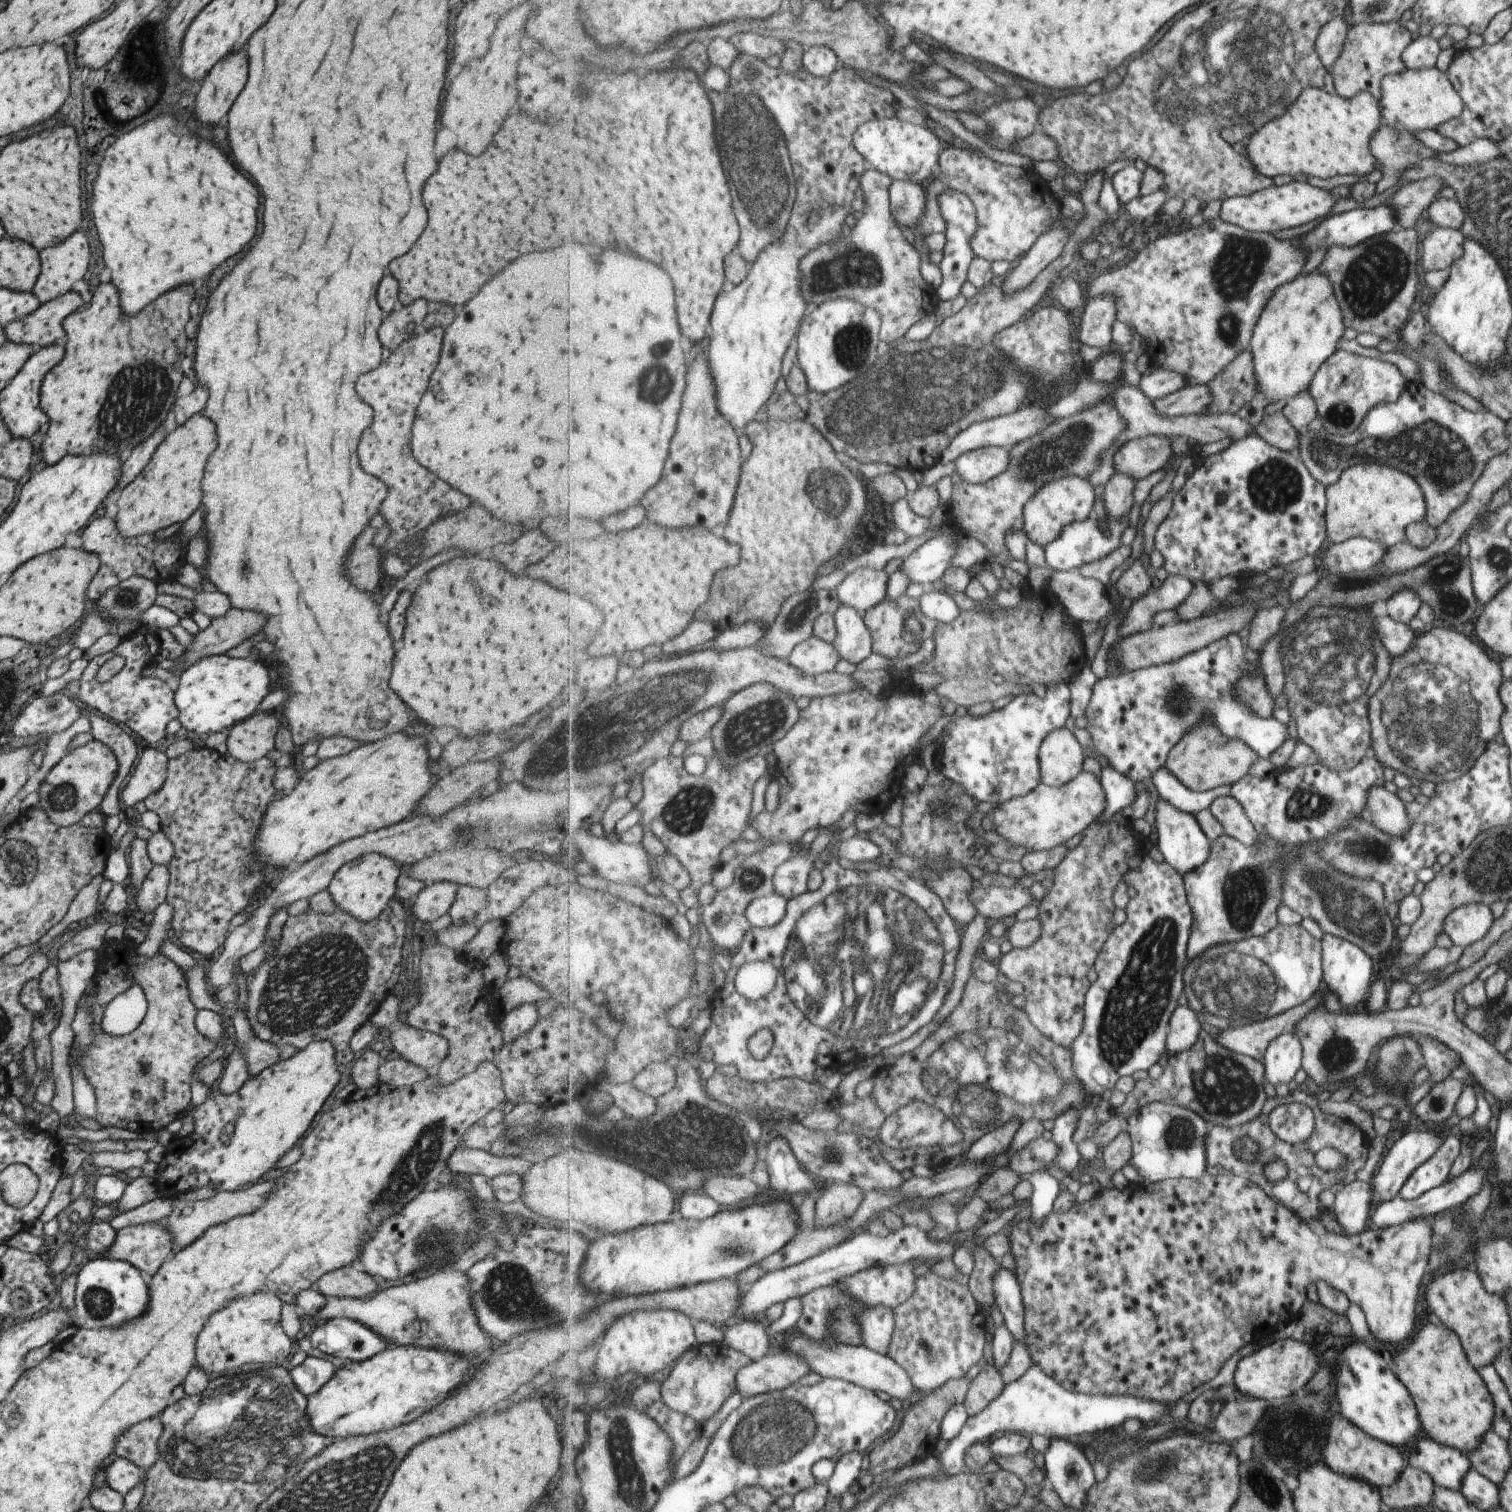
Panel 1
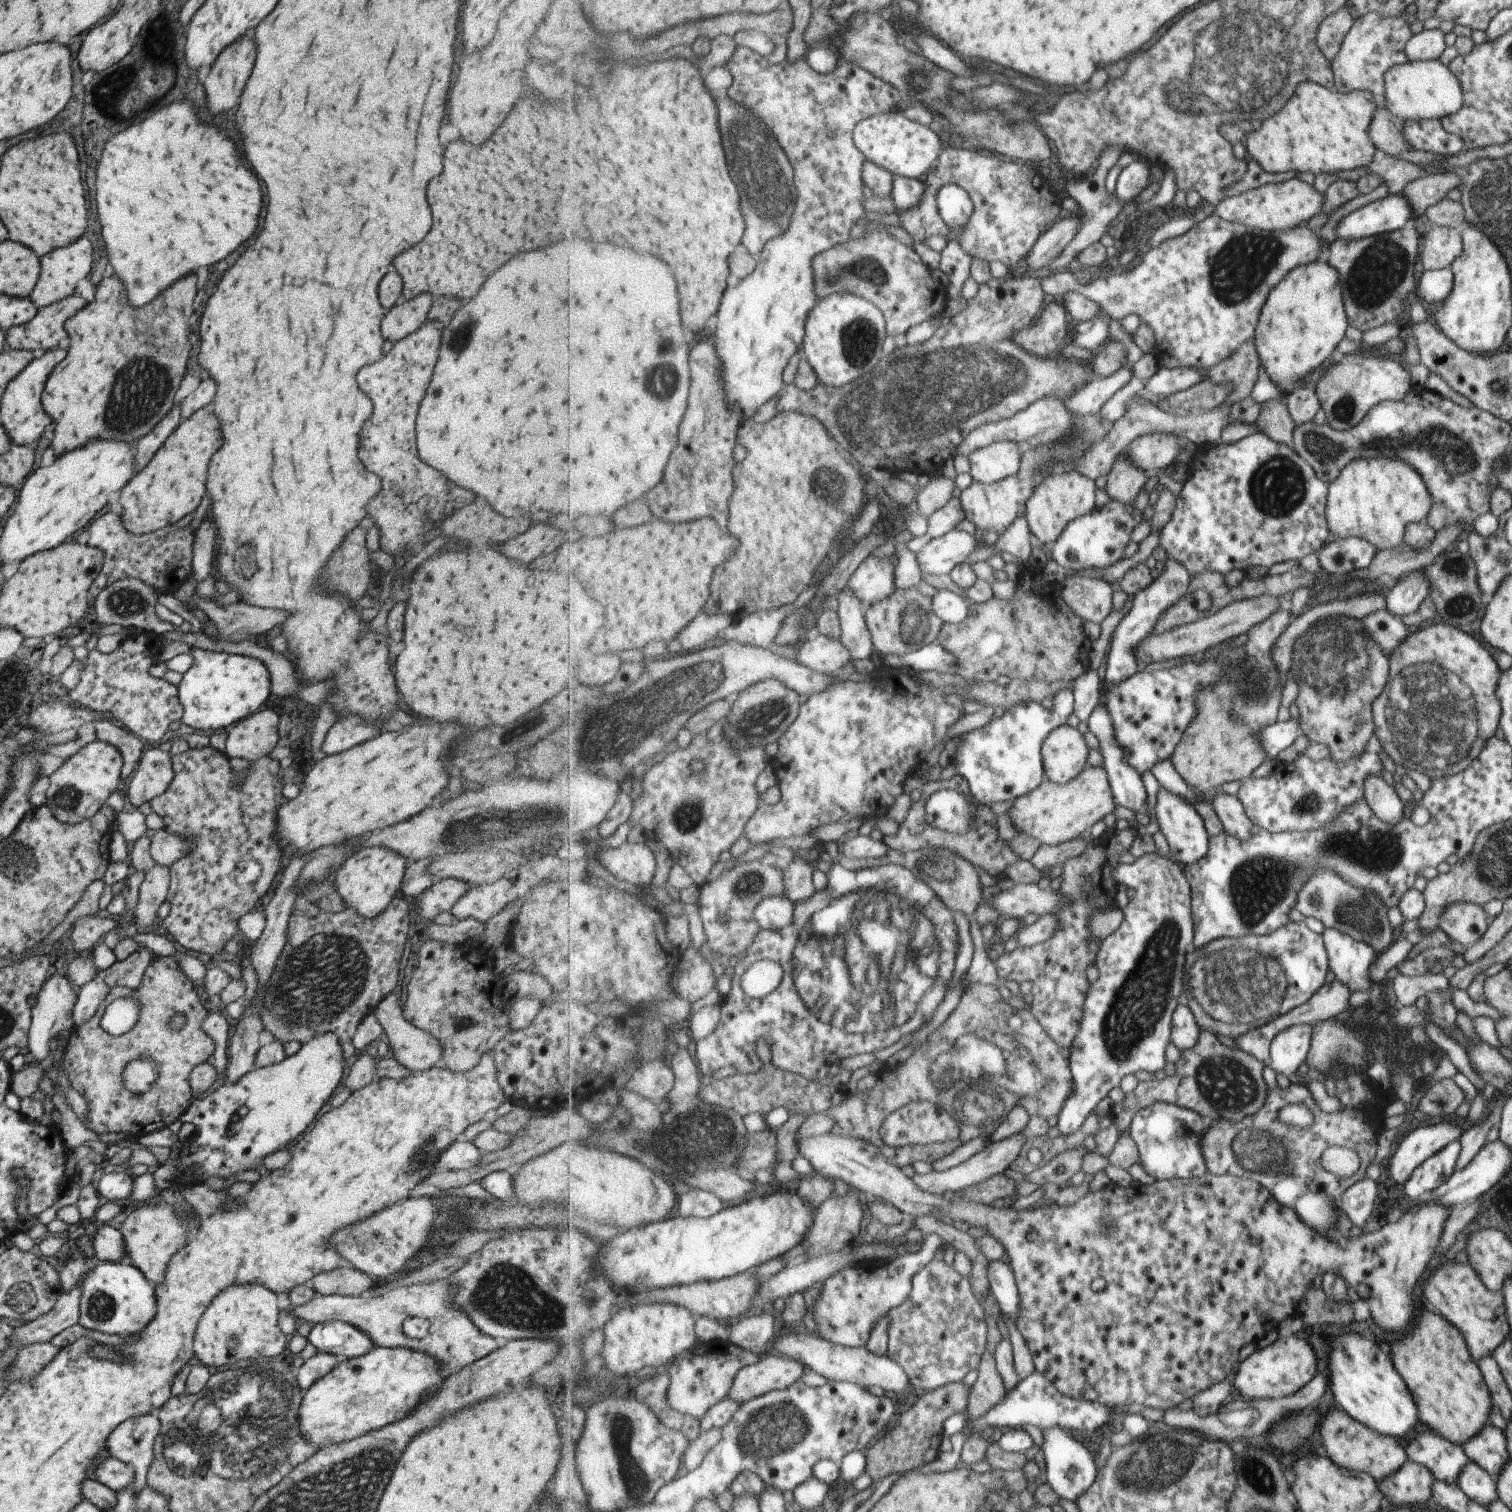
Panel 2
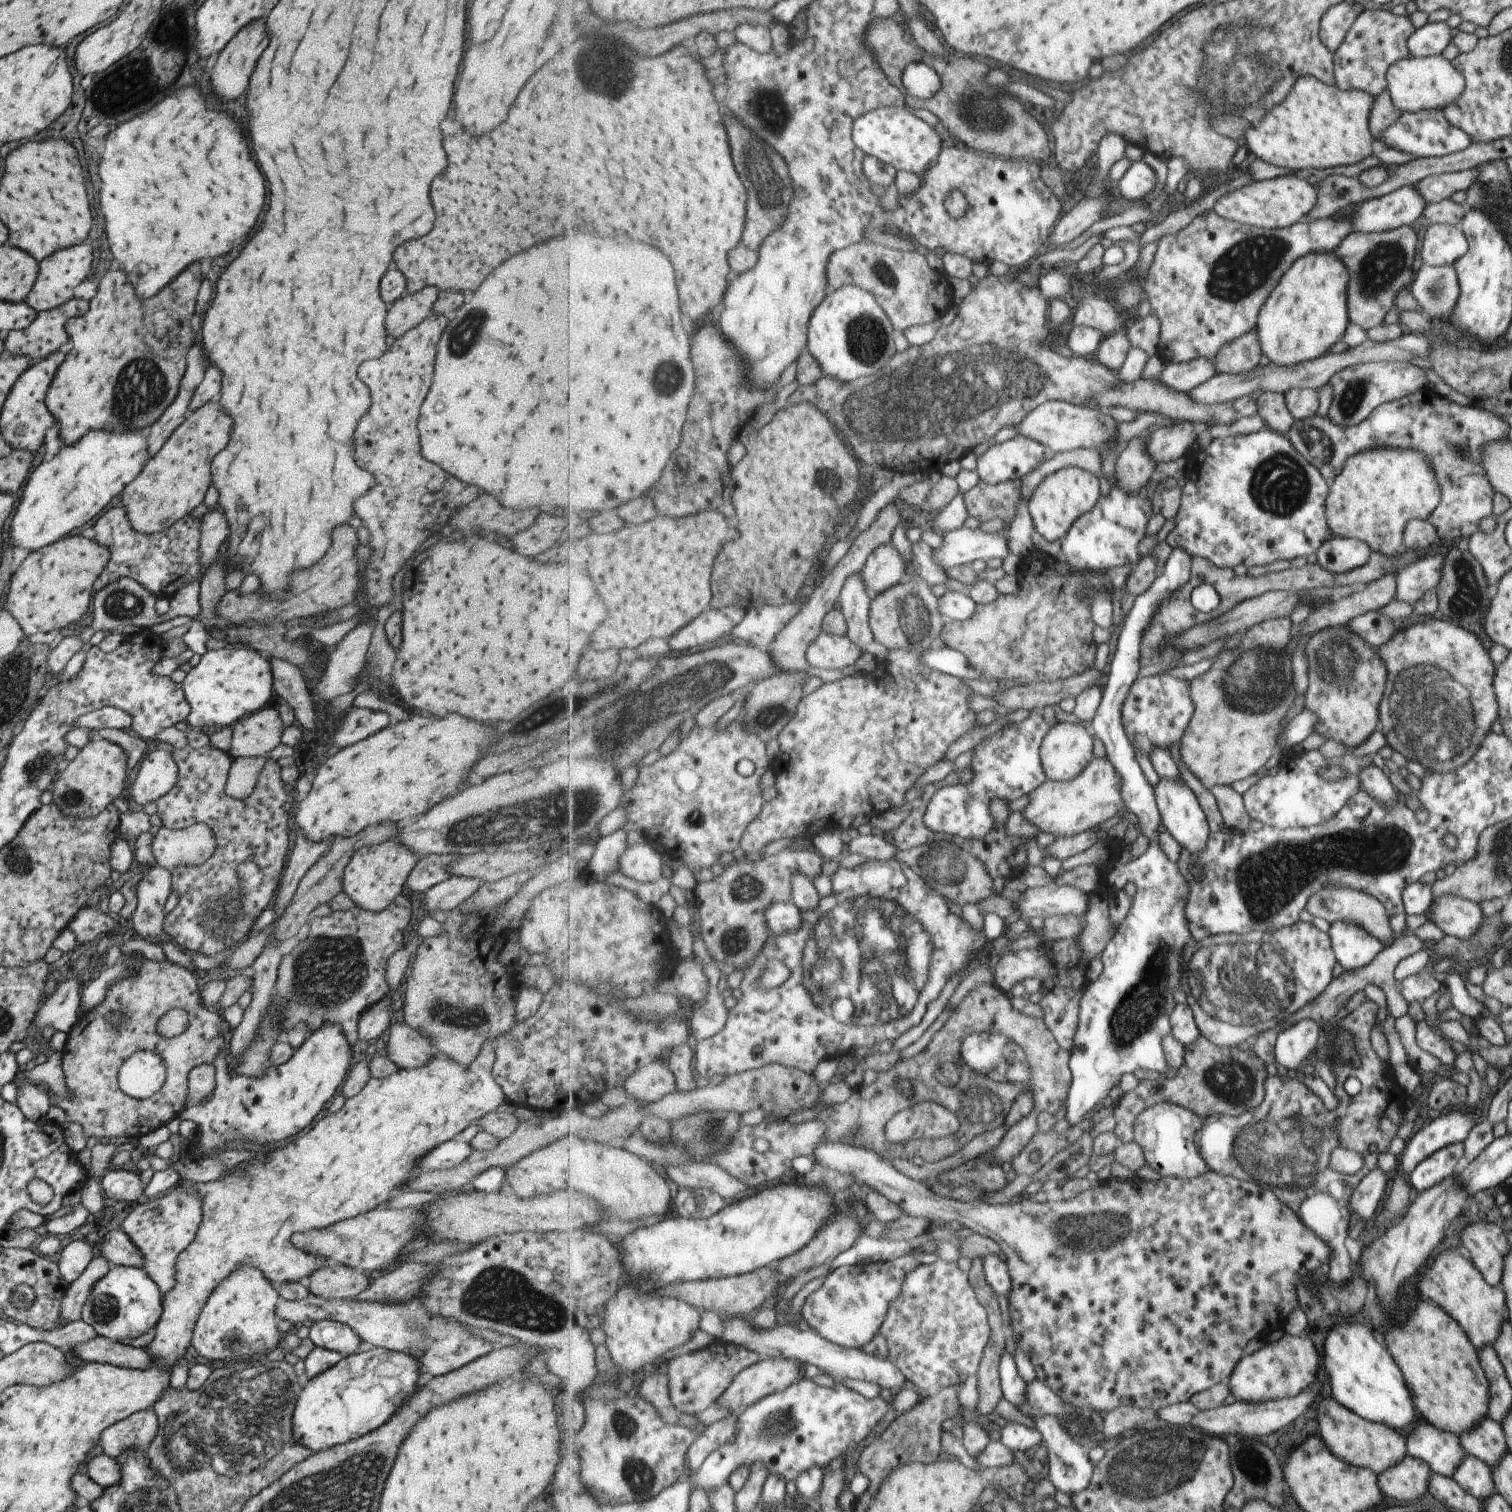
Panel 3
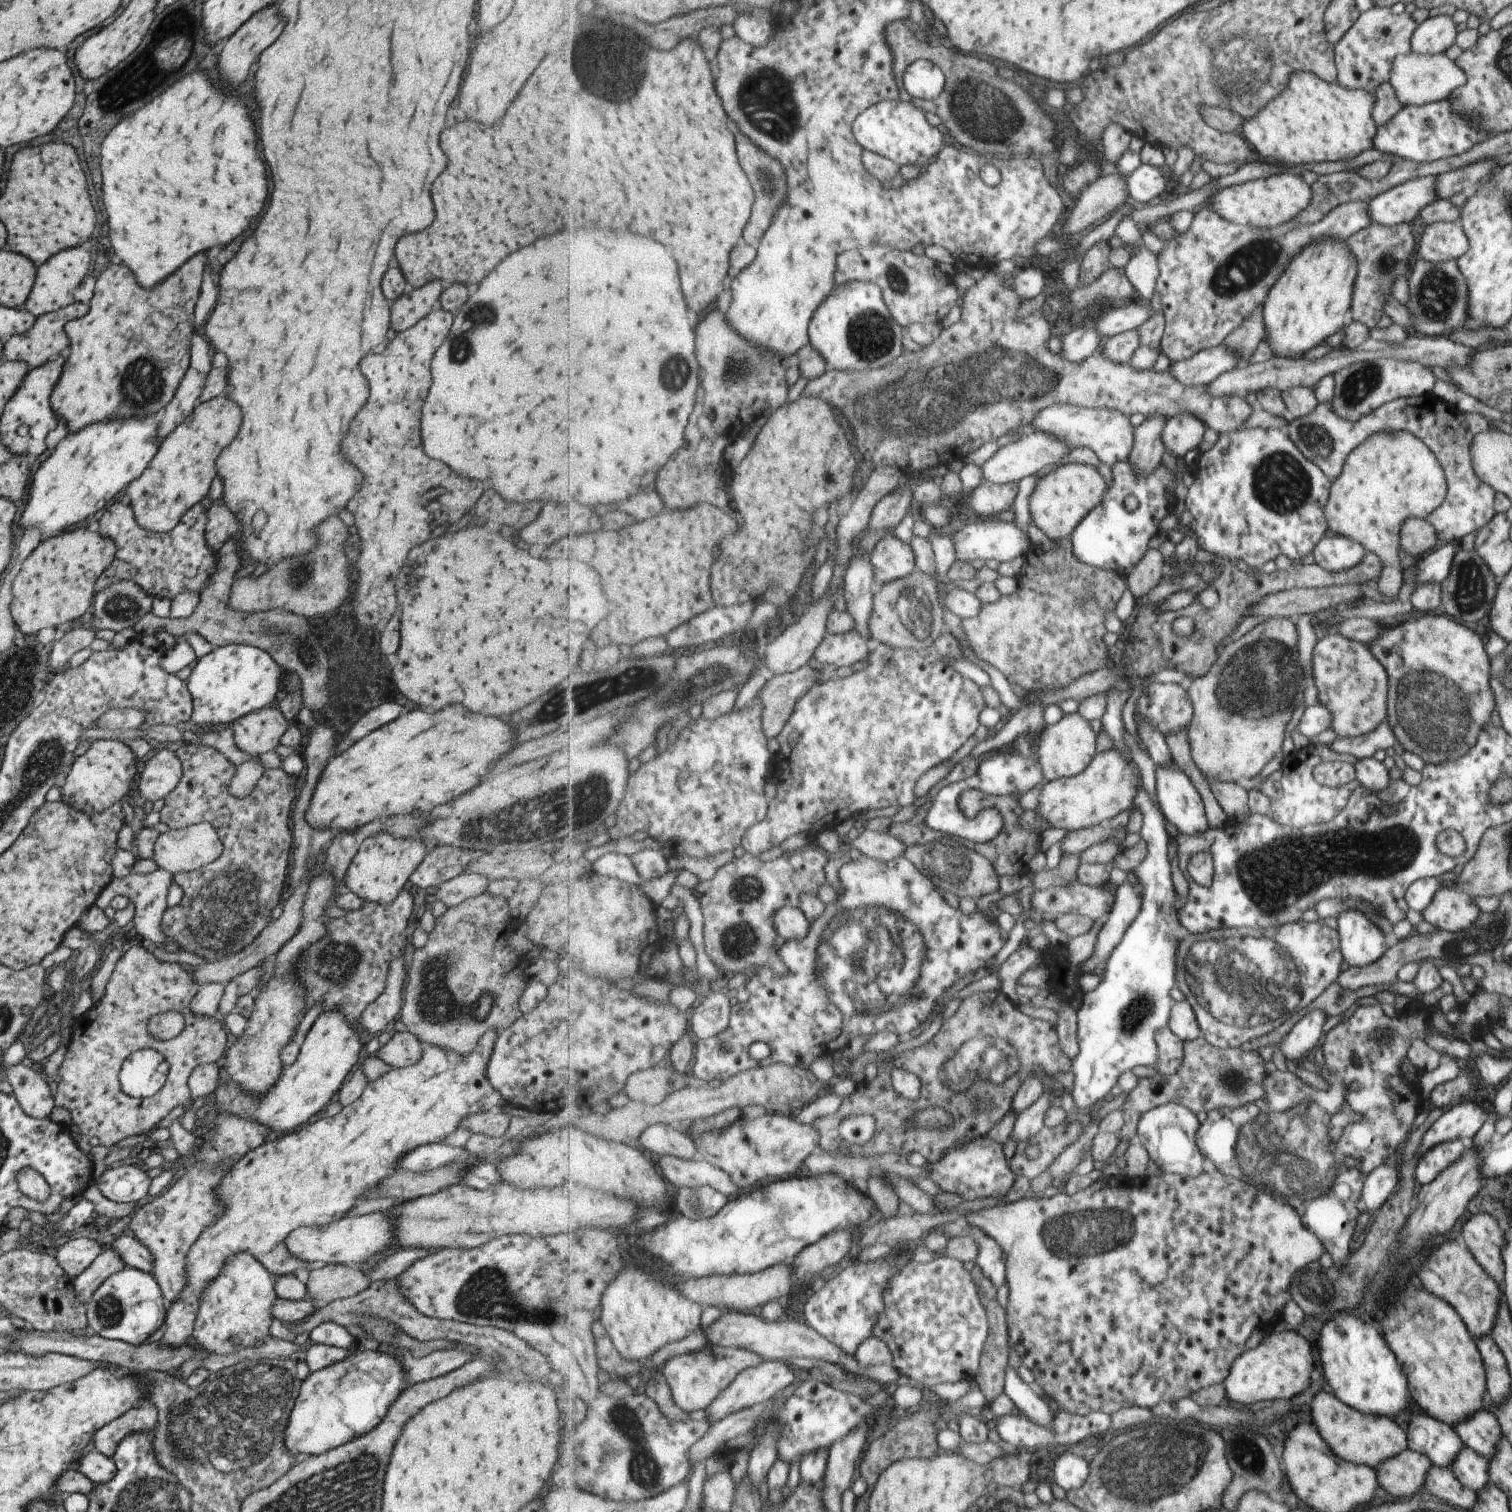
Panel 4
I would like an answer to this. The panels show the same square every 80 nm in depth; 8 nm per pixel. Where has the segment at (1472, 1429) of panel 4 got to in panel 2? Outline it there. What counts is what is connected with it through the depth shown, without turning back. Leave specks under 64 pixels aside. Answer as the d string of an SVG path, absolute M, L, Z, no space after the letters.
M1488 1423L1479 1434L1461 1444L1461 1448L1464 1449L1469 1461L1476 1462L1477 1466L1495 1478L1502 1466L1509 1461L1505 1444L1503 1432Z

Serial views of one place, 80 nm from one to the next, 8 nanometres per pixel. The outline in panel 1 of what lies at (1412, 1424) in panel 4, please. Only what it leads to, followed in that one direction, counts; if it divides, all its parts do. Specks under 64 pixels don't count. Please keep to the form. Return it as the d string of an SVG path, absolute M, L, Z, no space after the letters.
M1421 1436L1409 1446L1409 1464L1426 1472L1437 1486L1460 1490L1471 1461L1459 1449Z

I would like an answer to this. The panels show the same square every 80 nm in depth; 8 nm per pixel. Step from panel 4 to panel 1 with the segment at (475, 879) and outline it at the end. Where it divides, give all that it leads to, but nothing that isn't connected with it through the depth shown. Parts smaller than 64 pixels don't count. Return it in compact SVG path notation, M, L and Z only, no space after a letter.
M447 881L424 886L411 906L413 916L422 924L431 924L440 917L446 916L457 888L457 884Z

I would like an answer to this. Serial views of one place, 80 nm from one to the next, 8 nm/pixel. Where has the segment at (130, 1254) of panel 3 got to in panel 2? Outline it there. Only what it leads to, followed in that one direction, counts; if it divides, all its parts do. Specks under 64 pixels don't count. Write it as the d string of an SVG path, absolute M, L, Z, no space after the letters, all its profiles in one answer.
M103 1224L92 1238L94 1261L129 1262L118 1229Z

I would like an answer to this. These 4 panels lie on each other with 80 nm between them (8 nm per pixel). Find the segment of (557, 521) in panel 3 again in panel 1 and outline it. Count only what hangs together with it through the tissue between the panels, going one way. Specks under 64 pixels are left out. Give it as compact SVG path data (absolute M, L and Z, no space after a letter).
M533 528L509 544L497 544L493 548L493 558L505 564L505 568L509 568L511 572L519 572L525 566L545 558L553 548L555 542L541 530Z

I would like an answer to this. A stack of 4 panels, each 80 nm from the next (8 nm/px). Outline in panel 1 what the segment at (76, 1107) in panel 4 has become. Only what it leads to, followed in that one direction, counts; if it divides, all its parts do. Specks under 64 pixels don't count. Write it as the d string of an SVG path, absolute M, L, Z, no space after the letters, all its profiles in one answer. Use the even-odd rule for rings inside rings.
M107 922L95 923L90 927L79 930L77 934L62 944L57 949L56 961L65 962L79 952L89 950L96 952L96 956L103 957L98 963L97 972L101 976L95 976L94 982L85 990L81 999L75 1004L89 1006L89 1018L92 1020L93 1040L83 1048L83 1054L77 1060L77 1068L85 1076L85 1082L93 1088L96 1108L93 1119L102 1128L115 1127L129 1129L136 1133L150 1133L165 1129L170 1122L181 1119L187 1111L190 1103L190 1082L194 1066L203 1060L213 1049L214 1043L199 1033L194 1024L197 1010L189 1000L186 976L183 972L163 954L157 953L151 958L143 958L135 954L135 944L123 937L119 941L104 939L106 930L110 927ZM129 986L139 986L145 1001L146 1012L141 1023L132 1032L122 1036L112 1036L101 1030L100 1022L103 1010L114 997L125 992ZM142 1064L148 1064L149 1070L142 1073ZM152 1102L154 1105L152 1106Z

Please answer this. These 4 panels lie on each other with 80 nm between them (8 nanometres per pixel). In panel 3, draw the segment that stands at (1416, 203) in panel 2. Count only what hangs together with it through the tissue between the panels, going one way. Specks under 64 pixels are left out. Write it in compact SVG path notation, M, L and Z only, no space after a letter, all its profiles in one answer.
M1475 169L1438 174L1422 178L1414 187L1422 194L1426 204L1436 203L1449 199L1456 190L1466 191L1477 176L1478 172Z

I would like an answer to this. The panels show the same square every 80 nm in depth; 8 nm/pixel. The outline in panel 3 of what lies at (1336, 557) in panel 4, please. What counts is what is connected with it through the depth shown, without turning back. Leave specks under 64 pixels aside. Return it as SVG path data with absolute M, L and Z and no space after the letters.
M1329 537L1314 553L1320 567L1332 573L1344 573L1365 564L1370 552L1368 545L1360 540Z

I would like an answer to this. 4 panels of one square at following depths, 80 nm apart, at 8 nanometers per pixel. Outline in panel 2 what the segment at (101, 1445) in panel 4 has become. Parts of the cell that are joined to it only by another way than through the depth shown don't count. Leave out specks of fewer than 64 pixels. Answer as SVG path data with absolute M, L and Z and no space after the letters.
M149 1412L120 1422L106 1438L106 1452L132 1467L131 1489L135 1494L146 1486L146 1473L153 1458L153 1443L159 1427L159 1419Z

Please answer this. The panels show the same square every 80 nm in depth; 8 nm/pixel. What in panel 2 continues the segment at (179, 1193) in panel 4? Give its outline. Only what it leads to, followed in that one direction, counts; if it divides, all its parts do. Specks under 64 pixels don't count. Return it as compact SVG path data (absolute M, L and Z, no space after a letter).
M158 1199L154 1204L144 1204L130 1212L118 1230L123 1237L124 1254L127 1254L129 1263L138 1268L155 1286L162 1283L168 1260L190 1240L196 1226L197 1224L192 1223L191 1217L186 1217L185 1211L174 1211L169 1203Z

